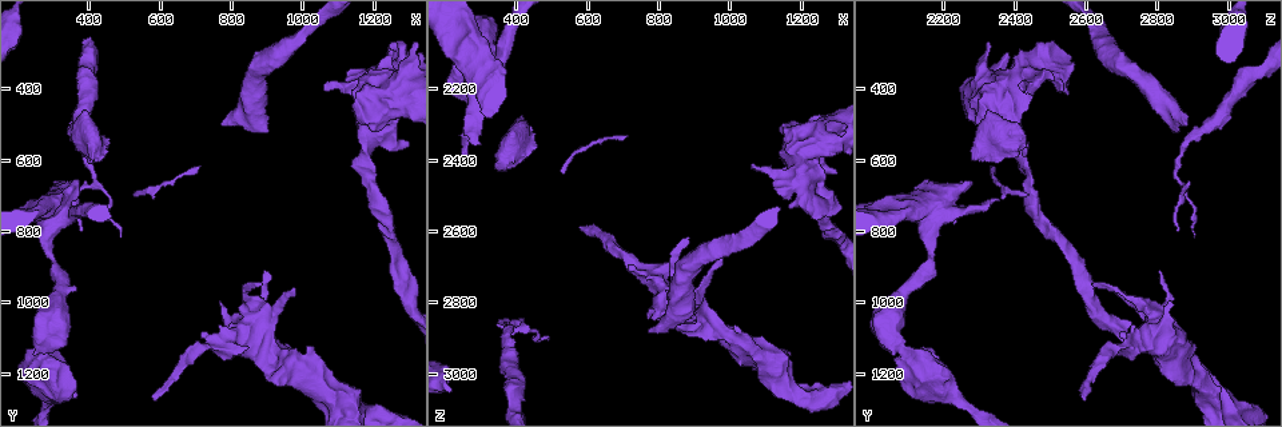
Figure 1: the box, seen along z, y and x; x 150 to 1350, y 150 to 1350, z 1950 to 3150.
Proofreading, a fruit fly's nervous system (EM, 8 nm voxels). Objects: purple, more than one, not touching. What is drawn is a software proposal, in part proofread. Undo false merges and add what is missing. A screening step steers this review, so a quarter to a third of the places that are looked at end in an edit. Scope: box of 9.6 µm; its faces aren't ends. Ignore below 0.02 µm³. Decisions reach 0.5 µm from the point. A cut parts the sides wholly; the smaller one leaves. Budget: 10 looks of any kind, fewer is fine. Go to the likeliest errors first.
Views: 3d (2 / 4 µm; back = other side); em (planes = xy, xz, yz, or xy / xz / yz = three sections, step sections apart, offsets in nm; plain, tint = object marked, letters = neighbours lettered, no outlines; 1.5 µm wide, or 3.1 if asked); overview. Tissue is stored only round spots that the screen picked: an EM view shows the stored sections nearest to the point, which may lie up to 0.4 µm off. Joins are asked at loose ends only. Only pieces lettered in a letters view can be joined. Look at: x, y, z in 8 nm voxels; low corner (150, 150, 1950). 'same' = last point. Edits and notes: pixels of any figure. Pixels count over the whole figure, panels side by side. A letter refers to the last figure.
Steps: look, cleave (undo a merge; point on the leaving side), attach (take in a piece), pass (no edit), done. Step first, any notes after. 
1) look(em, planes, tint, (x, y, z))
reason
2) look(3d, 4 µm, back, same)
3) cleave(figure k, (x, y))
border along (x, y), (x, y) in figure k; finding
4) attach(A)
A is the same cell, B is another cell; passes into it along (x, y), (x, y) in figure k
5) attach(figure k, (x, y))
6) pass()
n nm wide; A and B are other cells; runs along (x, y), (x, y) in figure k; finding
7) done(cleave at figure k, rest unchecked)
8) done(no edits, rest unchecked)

look(em, planes, letters, (900, 910, 2800))
an open end

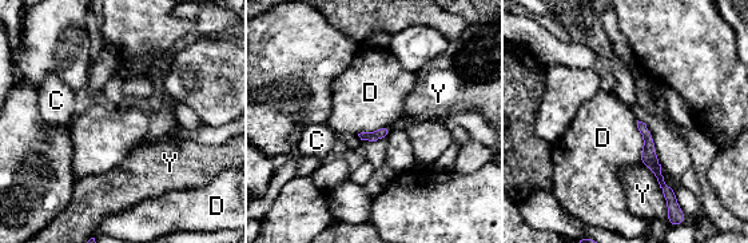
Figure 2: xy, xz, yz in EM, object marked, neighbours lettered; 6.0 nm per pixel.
pass()
C, D and Y are other cells; runs along (641, 126), (648, 158), (667, 190) in figure 2; none of them fits

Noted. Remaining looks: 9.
look(3d, 4 µm, (500, 810, 2910))
an open end

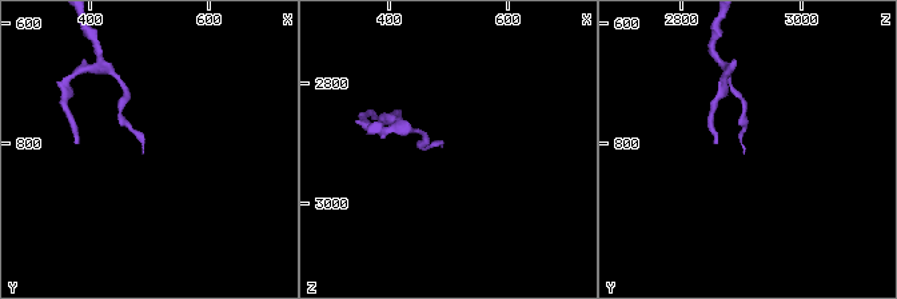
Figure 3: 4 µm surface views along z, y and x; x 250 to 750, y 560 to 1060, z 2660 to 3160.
look(em, planes, tint, (490, 810, 2910))
need the tissue

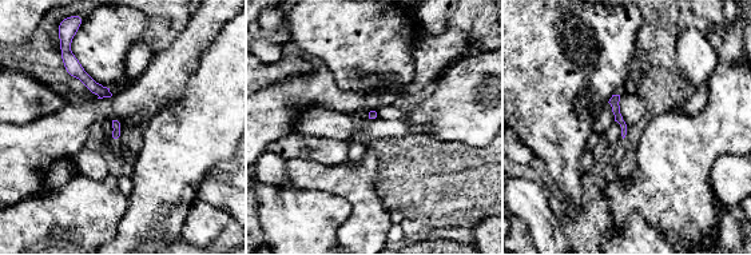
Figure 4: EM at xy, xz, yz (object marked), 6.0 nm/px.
look(em, planes, letters, same)
what lies round it

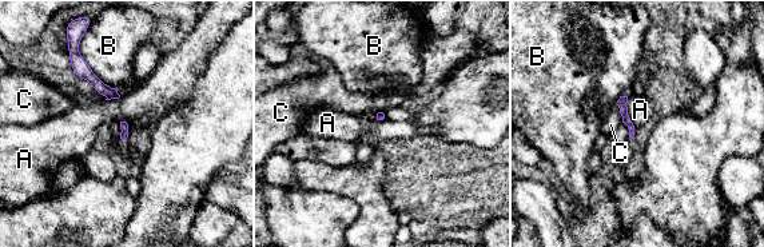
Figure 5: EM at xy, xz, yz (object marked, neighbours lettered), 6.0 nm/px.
pass()
A, B and C are other cells; no lettered piece goes on from it

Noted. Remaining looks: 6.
look(3d, 4 µm, (1060, 400, 2410))
free end

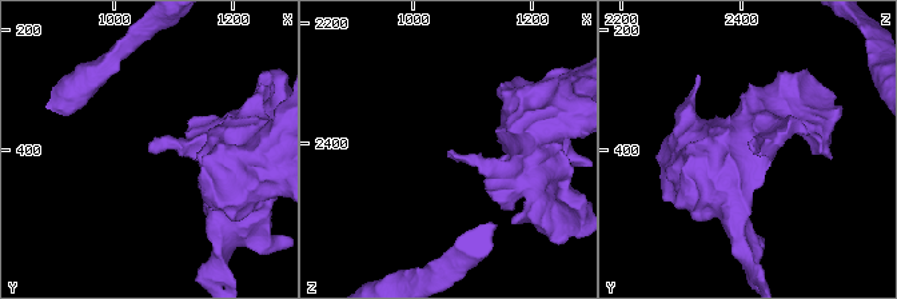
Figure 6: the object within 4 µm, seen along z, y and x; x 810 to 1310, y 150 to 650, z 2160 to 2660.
look(em, yz, step 8, letters, (1060, 400, 2410))
now the EM

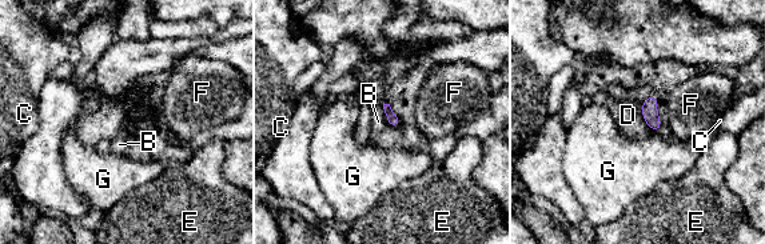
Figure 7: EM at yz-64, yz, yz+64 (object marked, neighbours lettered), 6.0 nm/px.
look(em, planes, letters, same)

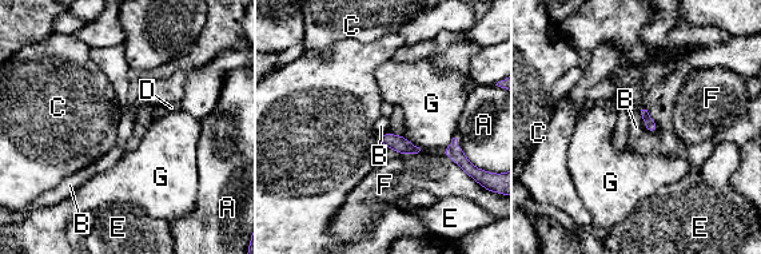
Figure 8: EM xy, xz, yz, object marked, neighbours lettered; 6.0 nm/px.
pass()
A, B, C, D, E, F and G are other cells; border along (640, 108), (645, 129) in figure 8; no lettered piece goes on from it

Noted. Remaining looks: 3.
look(em, yz, step 4, tint, (740, 1130, 2690))
narrows sharply

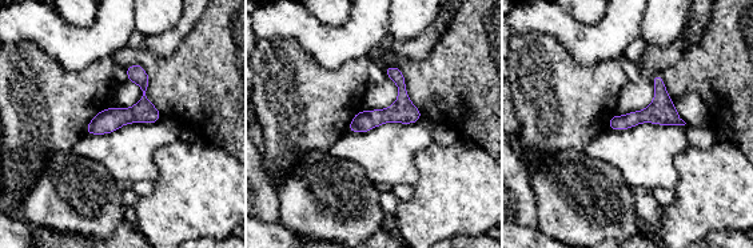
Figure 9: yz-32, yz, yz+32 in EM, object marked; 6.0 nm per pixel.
look(em, yz, step 4, letters, same)
see the neighbours

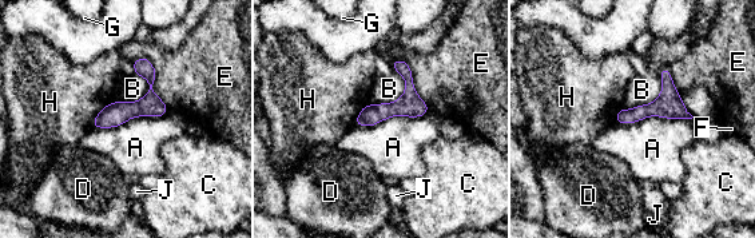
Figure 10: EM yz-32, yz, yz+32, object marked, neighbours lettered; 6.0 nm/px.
pass()
100 nm wide; A, B, C, D, E, F, G, H and J are other cells; continuous, no second neuron

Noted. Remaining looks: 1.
done(no edits, rest unchecked)

